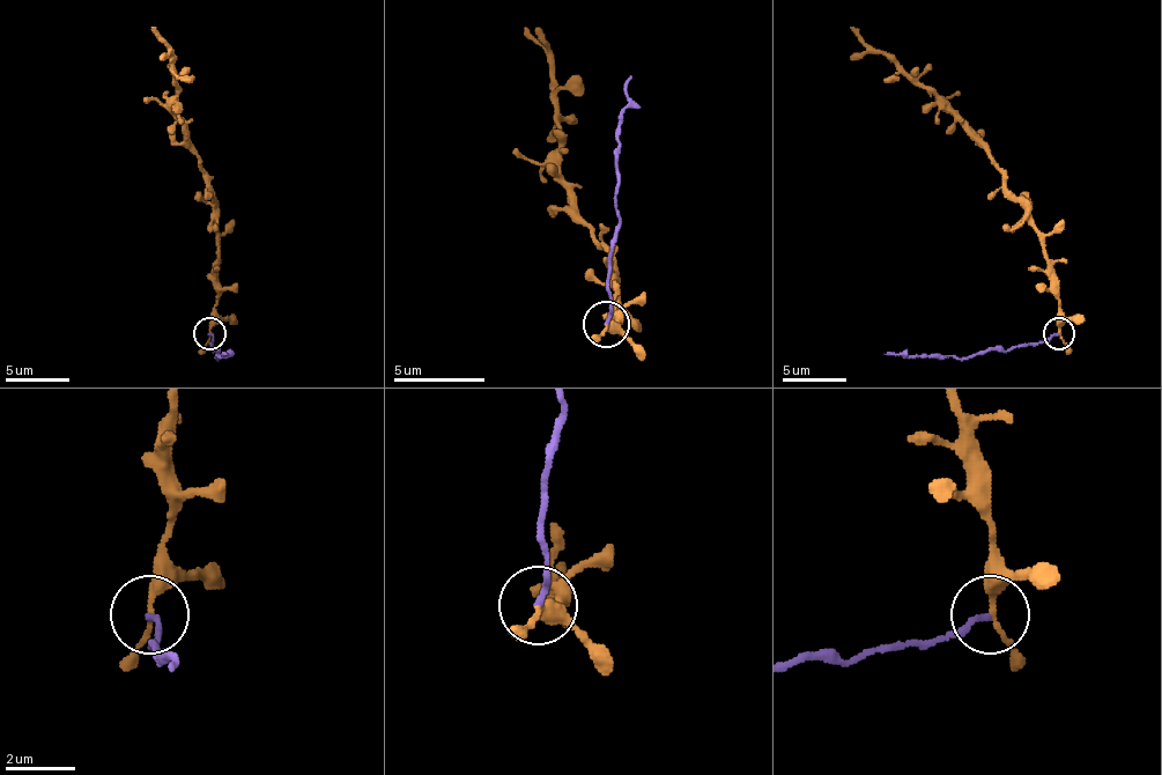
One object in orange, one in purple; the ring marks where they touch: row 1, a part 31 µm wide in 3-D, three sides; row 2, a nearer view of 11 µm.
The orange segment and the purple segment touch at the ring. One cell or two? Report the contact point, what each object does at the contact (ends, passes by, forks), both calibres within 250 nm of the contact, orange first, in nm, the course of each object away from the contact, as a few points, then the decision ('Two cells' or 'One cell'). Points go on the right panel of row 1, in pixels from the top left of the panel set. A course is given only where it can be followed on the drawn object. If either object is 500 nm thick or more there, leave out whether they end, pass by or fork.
Place: (1058, 333). At the ring orange passes by. At the ring purple ends. Thickness 200 nm (orange) against 170 nm. Course of orange: (1058, 332), (1055, 265), (1045, 256), (1045, 236), (1033, 214), (1006, 189), (1006, 176), (917, 80), (850, 28). Course of purple: (1058, 332), (964, 358), (885, 355). Two cells

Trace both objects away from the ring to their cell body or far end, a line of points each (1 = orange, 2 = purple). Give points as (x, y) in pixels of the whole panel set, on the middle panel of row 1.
1: (607, 323), (616, 318), (607, 250), (562, 177), (562, 122), (553, 53), (525, 27)
2: (607, 323), (616, 191), (630, 76)

